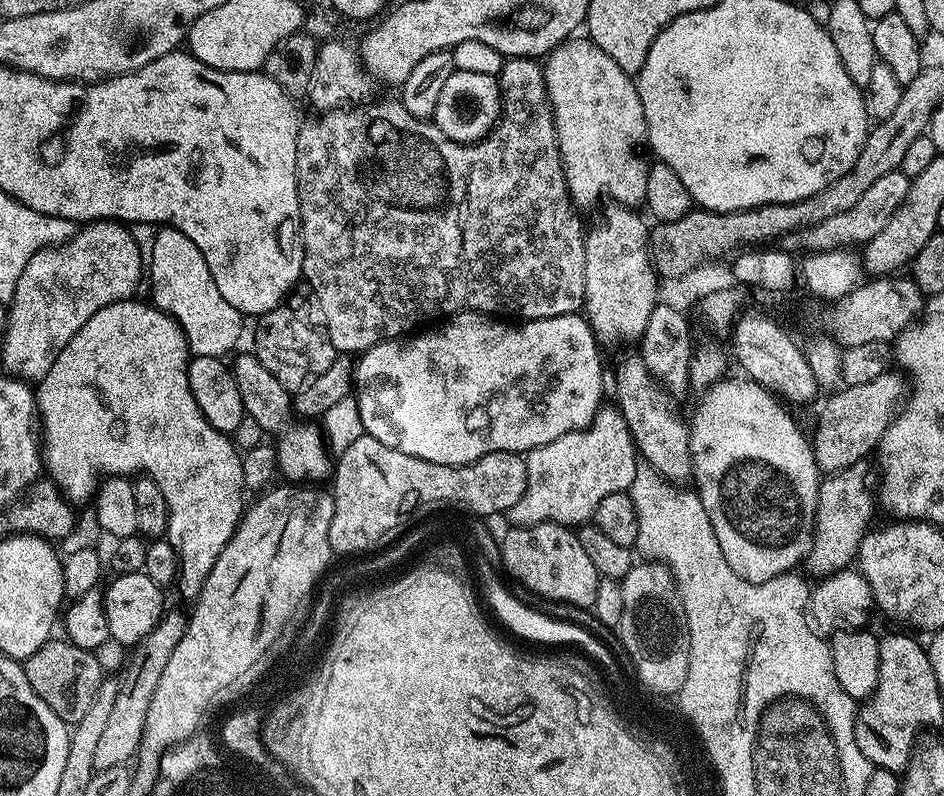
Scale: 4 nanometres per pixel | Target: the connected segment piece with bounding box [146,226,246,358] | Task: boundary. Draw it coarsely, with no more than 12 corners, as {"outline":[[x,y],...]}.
{"outline":[[186,234],[154,239],[151,303],[192,356],[227,357],[246,320]]}

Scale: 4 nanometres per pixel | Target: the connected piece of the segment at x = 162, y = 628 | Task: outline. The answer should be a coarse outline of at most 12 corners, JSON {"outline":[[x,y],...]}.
{"outline":[[165,611],[131,649],[94,749],[96,770],[139,753],[150,698],[188,616]]}

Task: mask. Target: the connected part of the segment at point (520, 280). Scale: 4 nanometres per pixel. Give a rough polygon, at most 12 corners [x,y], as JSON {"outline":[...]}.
{"outline":[[535,59],[475,144],[396,98],[296,151],[337,353],[570,316],[586,224]]}

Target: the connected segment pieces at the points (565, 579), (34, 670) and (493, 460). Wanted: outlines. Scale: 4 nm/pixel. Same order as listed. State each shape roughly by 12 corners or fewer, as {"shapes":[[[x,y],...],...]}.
{"shapes":[[[563,524],[507,529],[499,557],[532,592],[591,609],[602,578]],[[53,638],[23,661],[34,694],[69,726],[102,673],[95,651]],[[367,434],[334,464],[333,553],[386,538],[436,496],[480,518],[526,494],[528,461],[402,454]]]}

